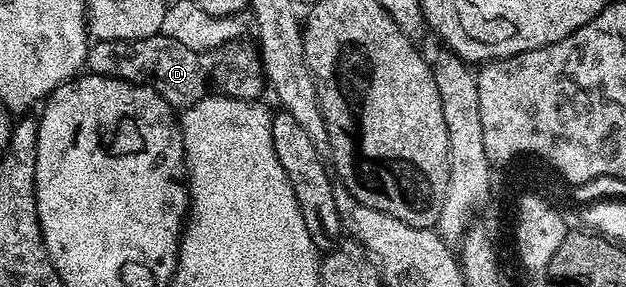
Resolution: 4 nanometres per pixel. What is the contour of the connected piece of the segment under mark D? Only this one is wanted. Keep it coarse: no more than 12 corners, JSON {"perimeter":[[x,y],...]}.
{"perimeter":[[163,33],[97,40],[87,70],[148,84],[174,108],[214,87],[260,99],[258,47],[192,50]]}

